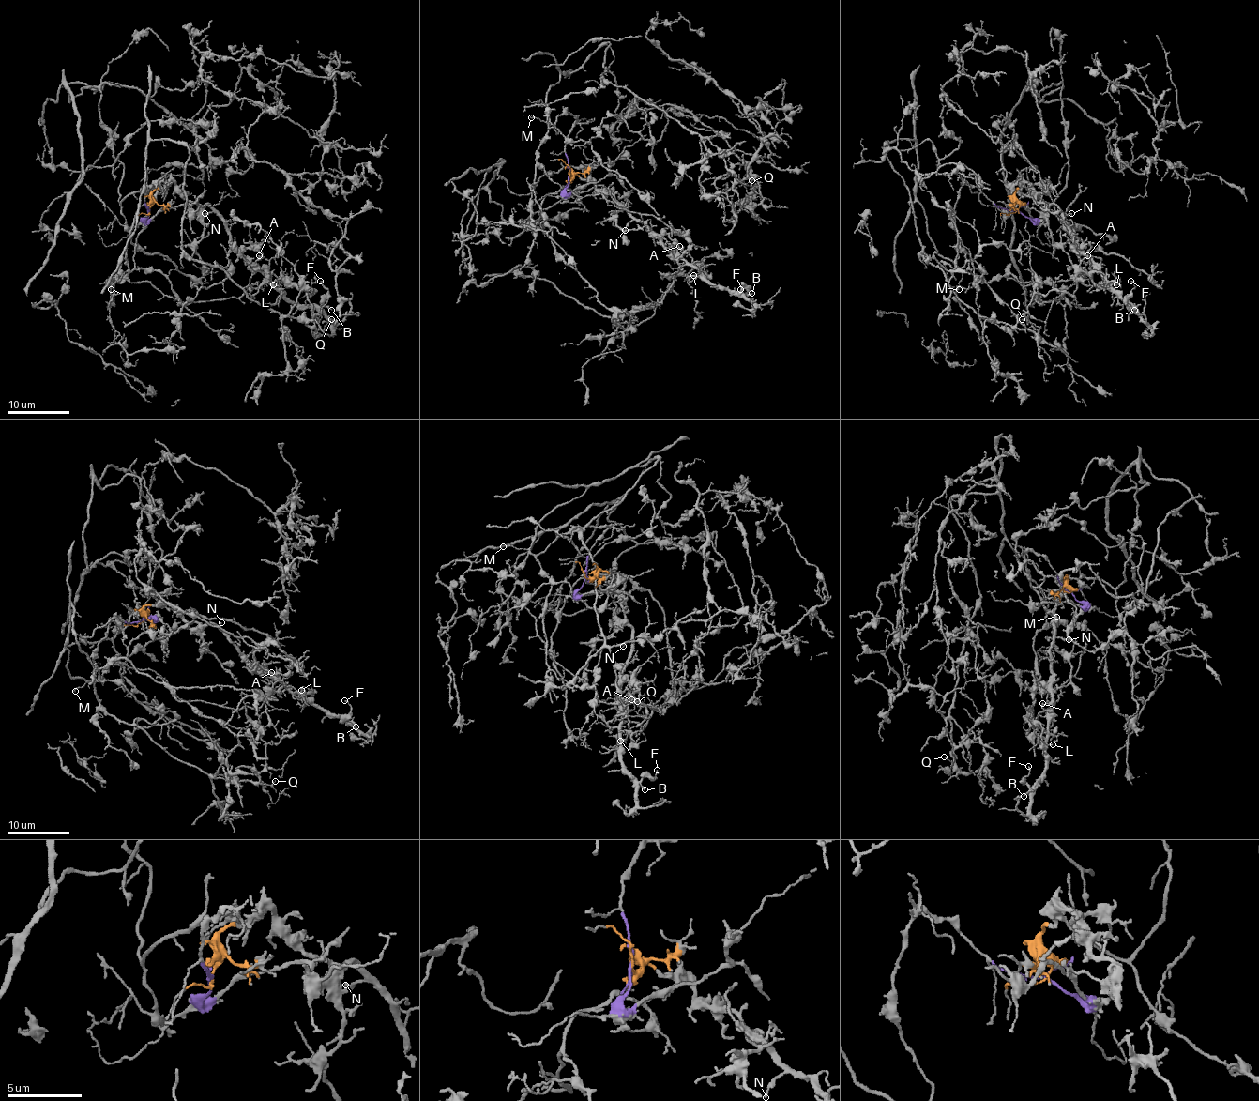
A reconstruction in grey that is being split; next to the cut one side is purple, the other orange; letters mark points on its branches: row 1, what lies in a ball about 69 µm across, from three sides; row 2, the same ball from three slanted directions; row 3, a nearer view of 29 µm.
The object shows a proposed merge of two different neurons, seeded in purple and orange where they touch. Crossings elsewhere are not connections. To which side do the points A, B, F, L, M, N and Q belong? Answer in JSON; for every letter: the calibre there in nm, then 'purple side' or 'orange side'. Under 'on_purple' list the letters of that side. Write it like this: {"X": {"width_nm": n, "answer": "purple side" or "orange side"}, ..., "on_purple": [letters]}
{"A": {"width_nm": 130, "answer": "orange side"}, "B": {"width_nm": 180, "answer": "orange side"}, "F": {"width_nm": 160, "answer": "orange side"}, "L": {"width_nm": 120, "answer": "orange side"}, "M": {"width_nm": 90, "answer": "purple side"}, "N": {"width_nm": 150, "answer": "orange side"}, "Q": {"width_nm": 80, "answer": "purple side"}, "on_purple": ["M", "Q"]}

